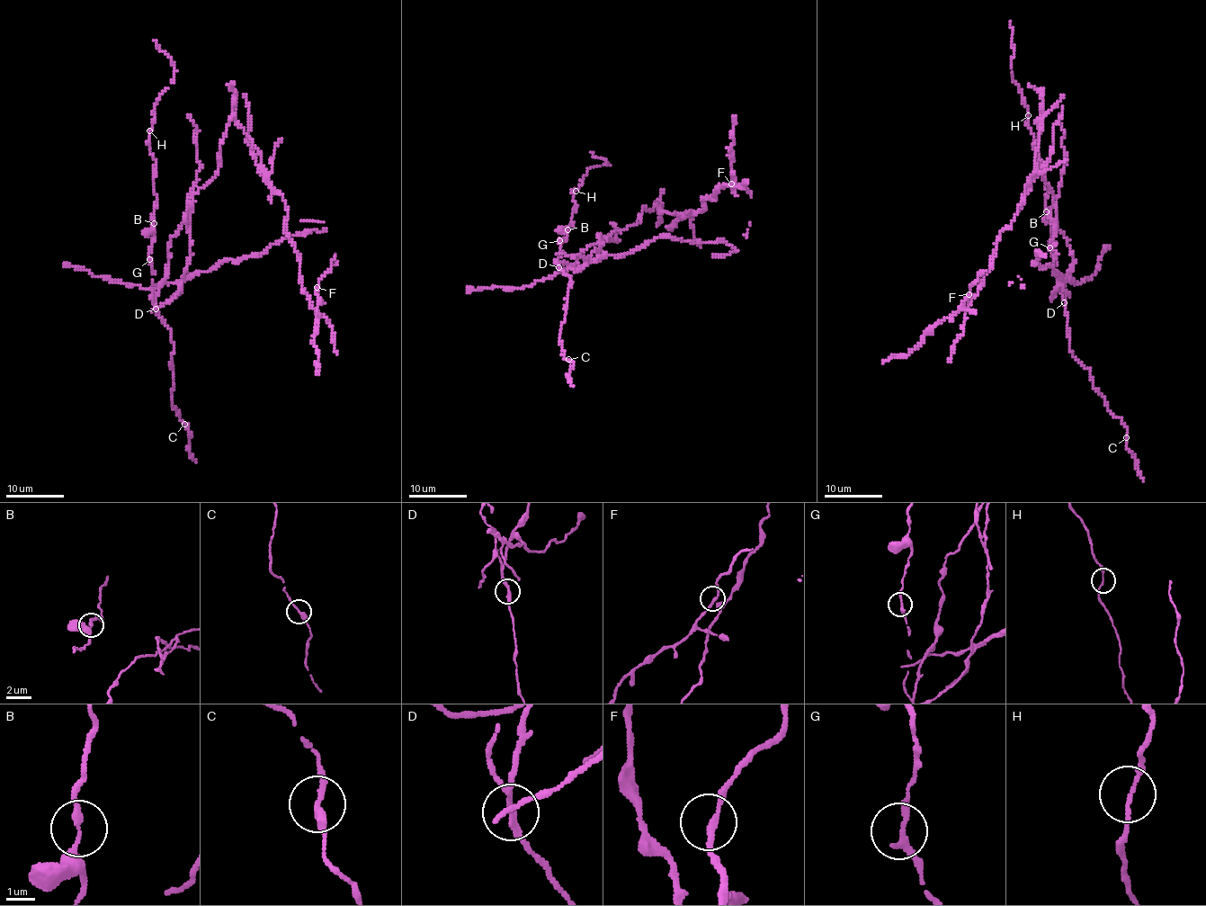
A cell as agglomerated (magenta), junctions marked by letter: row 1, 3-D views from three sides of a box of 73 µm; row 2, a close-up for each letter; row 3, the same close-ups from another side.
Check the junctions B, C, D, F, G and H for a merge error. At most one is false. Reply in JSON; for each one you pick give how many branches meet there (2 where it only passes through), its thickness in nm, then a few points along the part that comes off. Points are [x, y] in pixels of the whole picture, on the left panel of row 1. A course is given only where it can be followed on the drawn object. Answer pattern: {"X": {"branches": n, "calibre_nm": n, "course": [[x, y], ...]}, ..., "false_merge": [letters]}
{"D": {"branches": 2, "calibre_nm": 220, "course": [[156, 309], [169, 243], [192, 196], [218, 168], [235, 114], [283, 198], [300, 282], [332, 327], [336, 354]]}, "false_merge": ["D"]}

